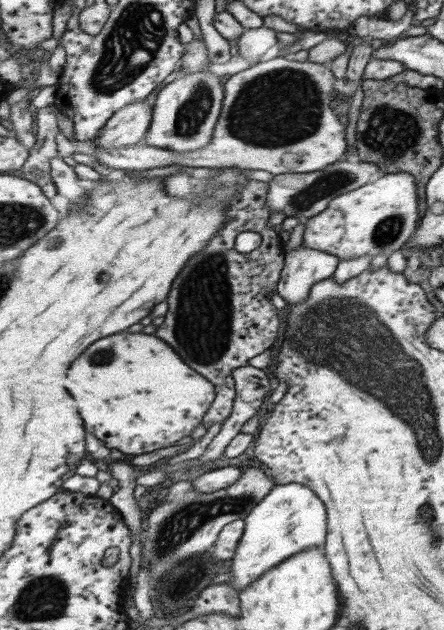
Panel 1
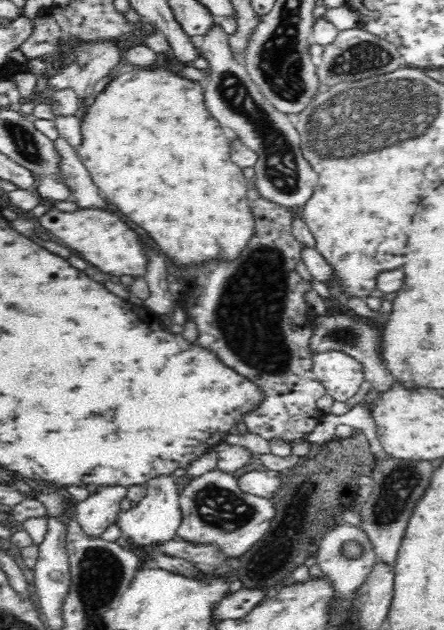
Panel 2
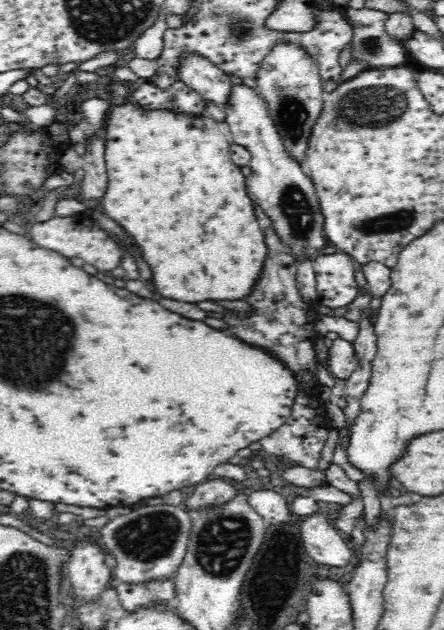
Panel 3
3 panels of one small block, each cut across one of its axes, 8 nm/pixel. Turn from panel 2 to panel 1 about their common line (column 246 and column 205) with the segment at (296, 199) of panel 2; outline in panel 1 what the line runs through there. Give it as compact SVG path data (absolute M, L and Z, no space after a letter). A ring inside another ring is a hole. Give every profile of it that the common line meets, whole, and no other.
M210 71L180 75L156 96L153 122L148 131L146 145L173 152L199 151L213 140L216 124L222 116L226 98L225 79Z

